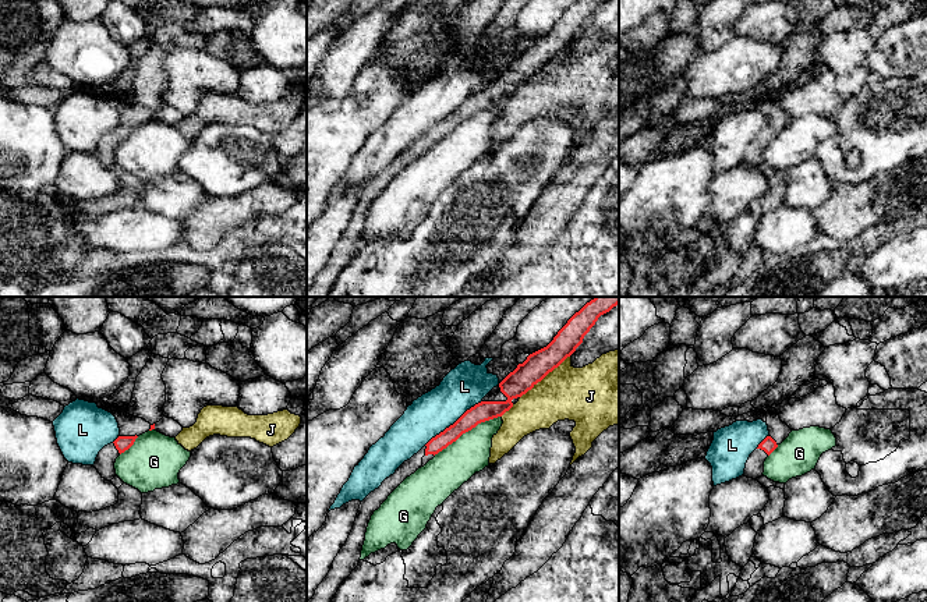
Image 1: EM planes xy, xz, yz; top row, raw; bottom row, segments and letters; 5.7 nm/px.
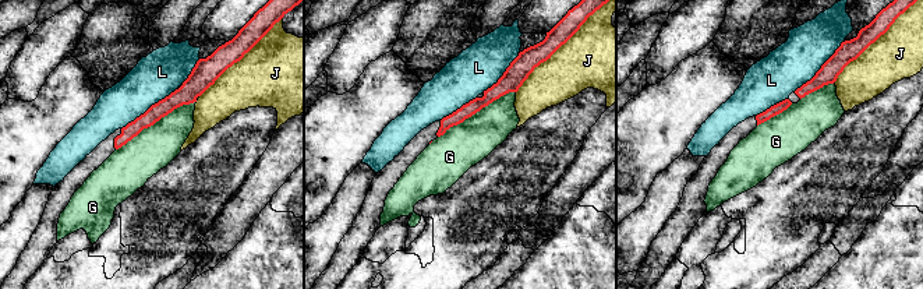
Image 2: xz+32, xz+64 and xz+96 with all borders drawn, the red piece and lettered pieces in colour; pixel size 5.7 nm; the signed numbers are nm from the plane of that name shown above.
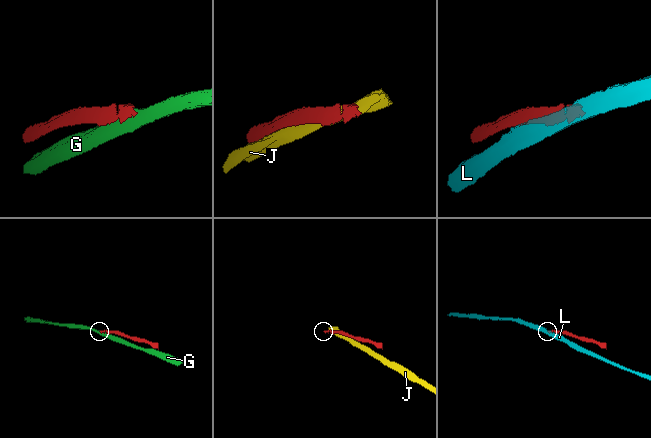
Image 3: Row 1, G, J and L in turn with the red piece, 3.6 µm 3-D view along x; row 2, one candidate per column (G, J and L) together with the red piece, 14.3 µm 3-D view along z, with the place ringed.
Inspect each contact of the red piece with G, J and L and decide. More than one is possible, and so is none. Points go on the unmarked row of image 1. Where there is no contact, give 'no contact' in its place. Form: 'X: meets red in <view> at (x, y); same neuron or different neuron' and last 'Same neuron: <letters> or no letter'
G: meets red in xz at (467, 119); different neuron
J: meets red in xz at (544, 64); different neuron
L: meets red in xz at (453, 112); different neuron
Same neuron: no letter

